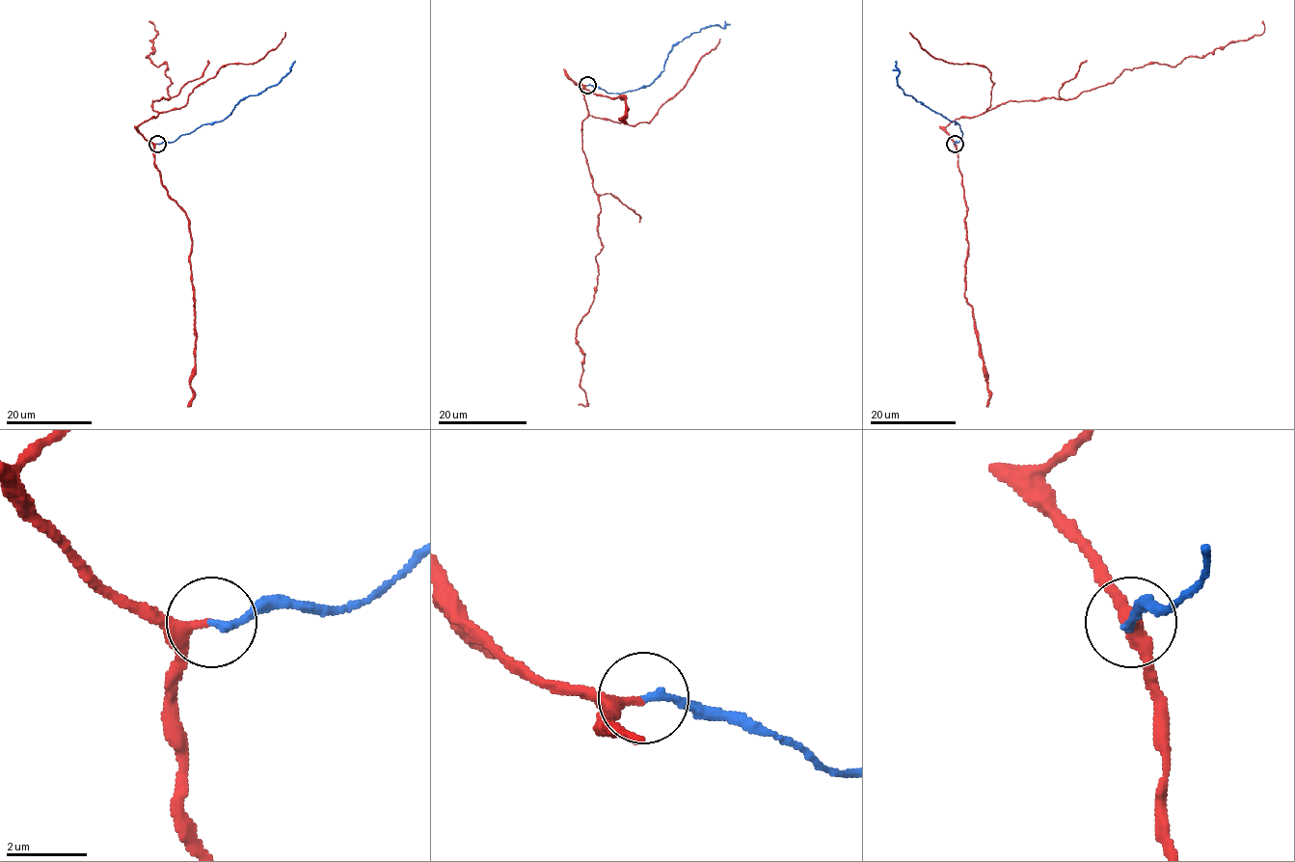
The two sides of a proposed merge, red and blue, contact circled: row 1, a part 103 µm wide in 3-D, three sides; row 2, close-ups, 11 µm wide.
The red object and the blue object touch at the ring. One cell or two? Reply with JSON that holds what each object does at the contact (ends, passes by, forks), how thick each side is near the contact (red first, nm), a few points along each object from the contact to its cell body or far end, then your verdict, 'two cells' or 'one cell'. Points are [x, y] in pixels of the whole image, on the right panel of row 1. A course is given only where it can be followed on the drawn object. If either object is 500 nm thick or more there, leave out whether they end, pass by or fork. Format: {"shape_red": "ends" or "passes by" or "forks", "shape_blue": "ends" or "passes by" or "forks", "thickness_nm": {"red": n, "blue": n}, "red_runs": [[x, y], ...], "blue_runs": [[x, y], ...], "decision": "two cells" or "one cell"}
{"shape_red": "passes by", "shape_blue": "ends", "thickness_nm": {"red": 200, "blue": 190}, "red_runs": [[955, 144], [946, 127], [957, 118], [1009, 101], [1077, 97], [1125, 69], [1203, 58], [1260, 34], [1261, 21]], "blue_runs": [[955, 144], [962, 138], [958, 124], [903, 93], [898, 86], [897, 61]], "decision": "one cell"}

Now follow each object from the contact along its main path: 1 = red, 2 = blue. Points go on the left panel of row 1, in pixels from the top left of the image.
1: (157, 144), (137, 127), (157, 116), (152, 101), (171, 97), (168, 67), (147, 58), (157, 34), (148, 21)
2: (157, 144), (175, 142), (203, 124), (222, 121), (242, 99), (276, 86), (295, 61)

